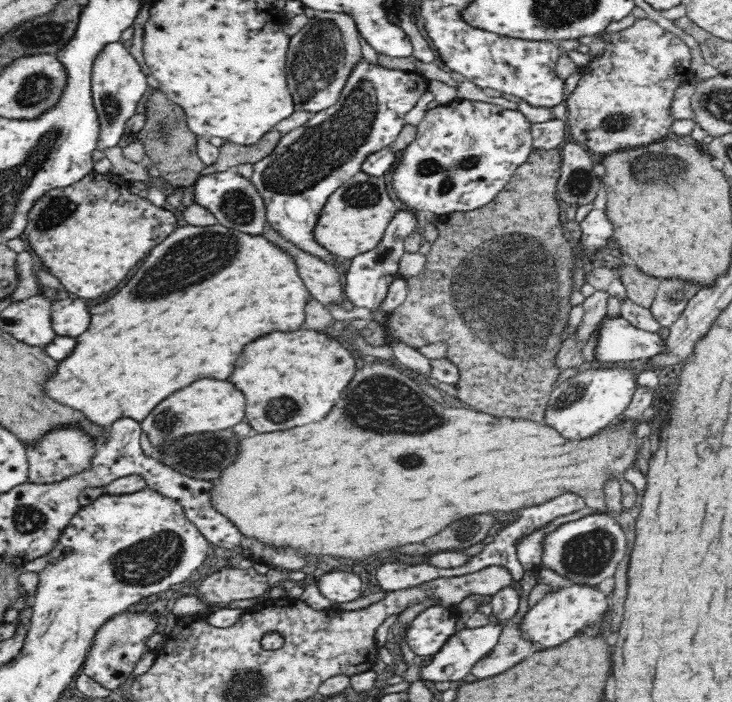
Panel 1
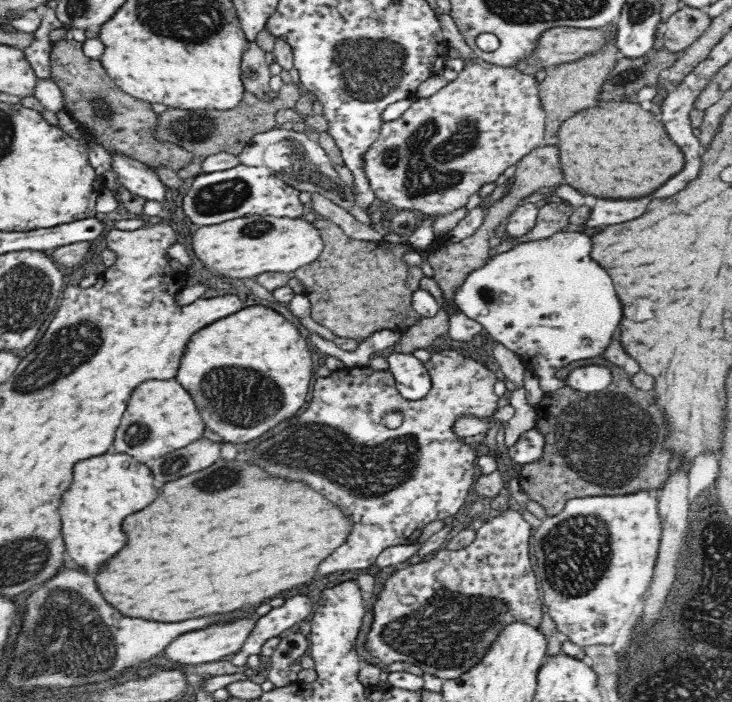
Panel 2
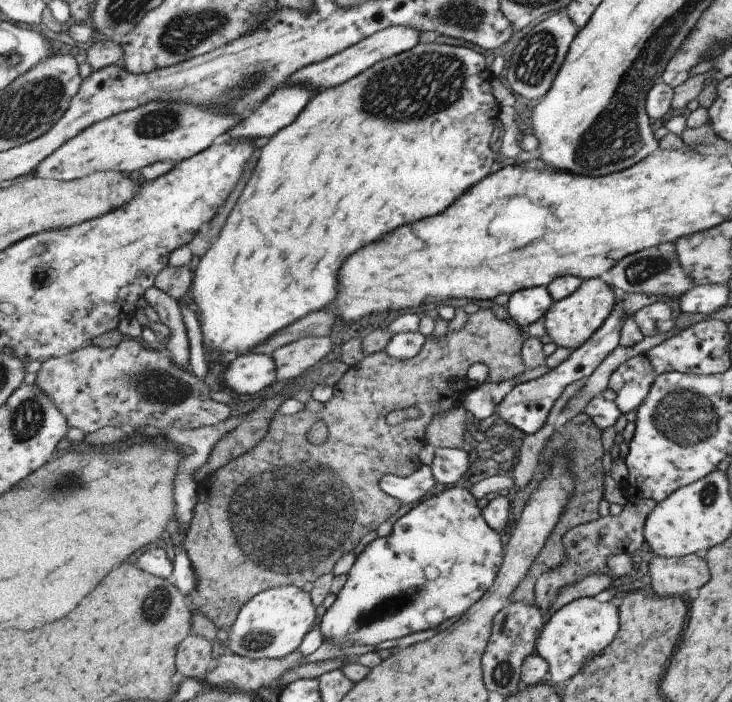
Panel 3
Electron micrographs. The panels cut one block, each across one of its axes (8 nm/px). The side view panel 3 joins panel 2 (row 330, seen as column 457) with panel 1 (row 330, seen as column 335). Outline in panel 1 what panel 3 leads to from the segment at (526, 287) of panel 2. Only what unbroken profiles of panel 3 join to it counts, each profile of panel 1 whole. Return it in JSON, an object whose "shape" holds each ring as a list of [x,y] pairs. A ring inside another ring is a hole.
{"shape":[[[622,316],[605,317],[598,325],[595,360],[599,362],[651,359],[667,351],[660,334],[638,329]]]}

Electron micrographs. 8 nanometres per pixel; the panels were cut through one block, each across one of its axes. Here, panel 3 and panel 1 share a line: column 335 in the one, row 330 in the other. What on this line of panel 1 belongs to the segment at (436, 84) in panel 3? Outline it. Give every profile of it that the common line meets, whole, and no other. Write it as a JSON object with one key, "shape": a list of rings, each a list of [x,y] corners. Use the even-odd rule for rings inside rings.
{"shape":[[[218,222],[210,226],[188,224],[176,227],[176,230],[169,234],[165,241],[160,242],[150,251],[150,256],[138,266],[138,272],[132,278],[128,278],[128,282],[122,288],[118,288],[116,294],[107,299],[106,306],[100,308],[100,304],[97,304],[90,307],[92,318],[89,329],[75,337],[77,340],[75,349],[64,360],[59,361],[56,376],[50,378],[50,382],[46,382],[46,394],[66,406],[72,406],[72,408],[84,412],[86,418],[90,418],[94,424],[100,424],[104,428],[108,428],[116,418],[122,418],[122,416],[130,416],[141,423],[164,398],[168,398],[170,394],[174,394],[182,386],[188,386],[190,382],[200,380],[200,378],[226,380],[234,372],[234,366],[236,366],[238,356],[242,354],[242,348],[246,344],[254,342],[256,338],[266,336],[270,332],[278,332],[278,330],[280,332],[300,330],[304,324],[304,308],[306,308],[306,302],[308,302],[310,295],[311,292],[302,280],[301,274],[298,272],[298,263],[294,261],[292,254],[286,252],[263,234],[240,232]],[[188,290],[192,290],[192,292],[188,292]],[[186,292],[188,292],[188,300],[180,300],[180,296],[184,296]]]}

